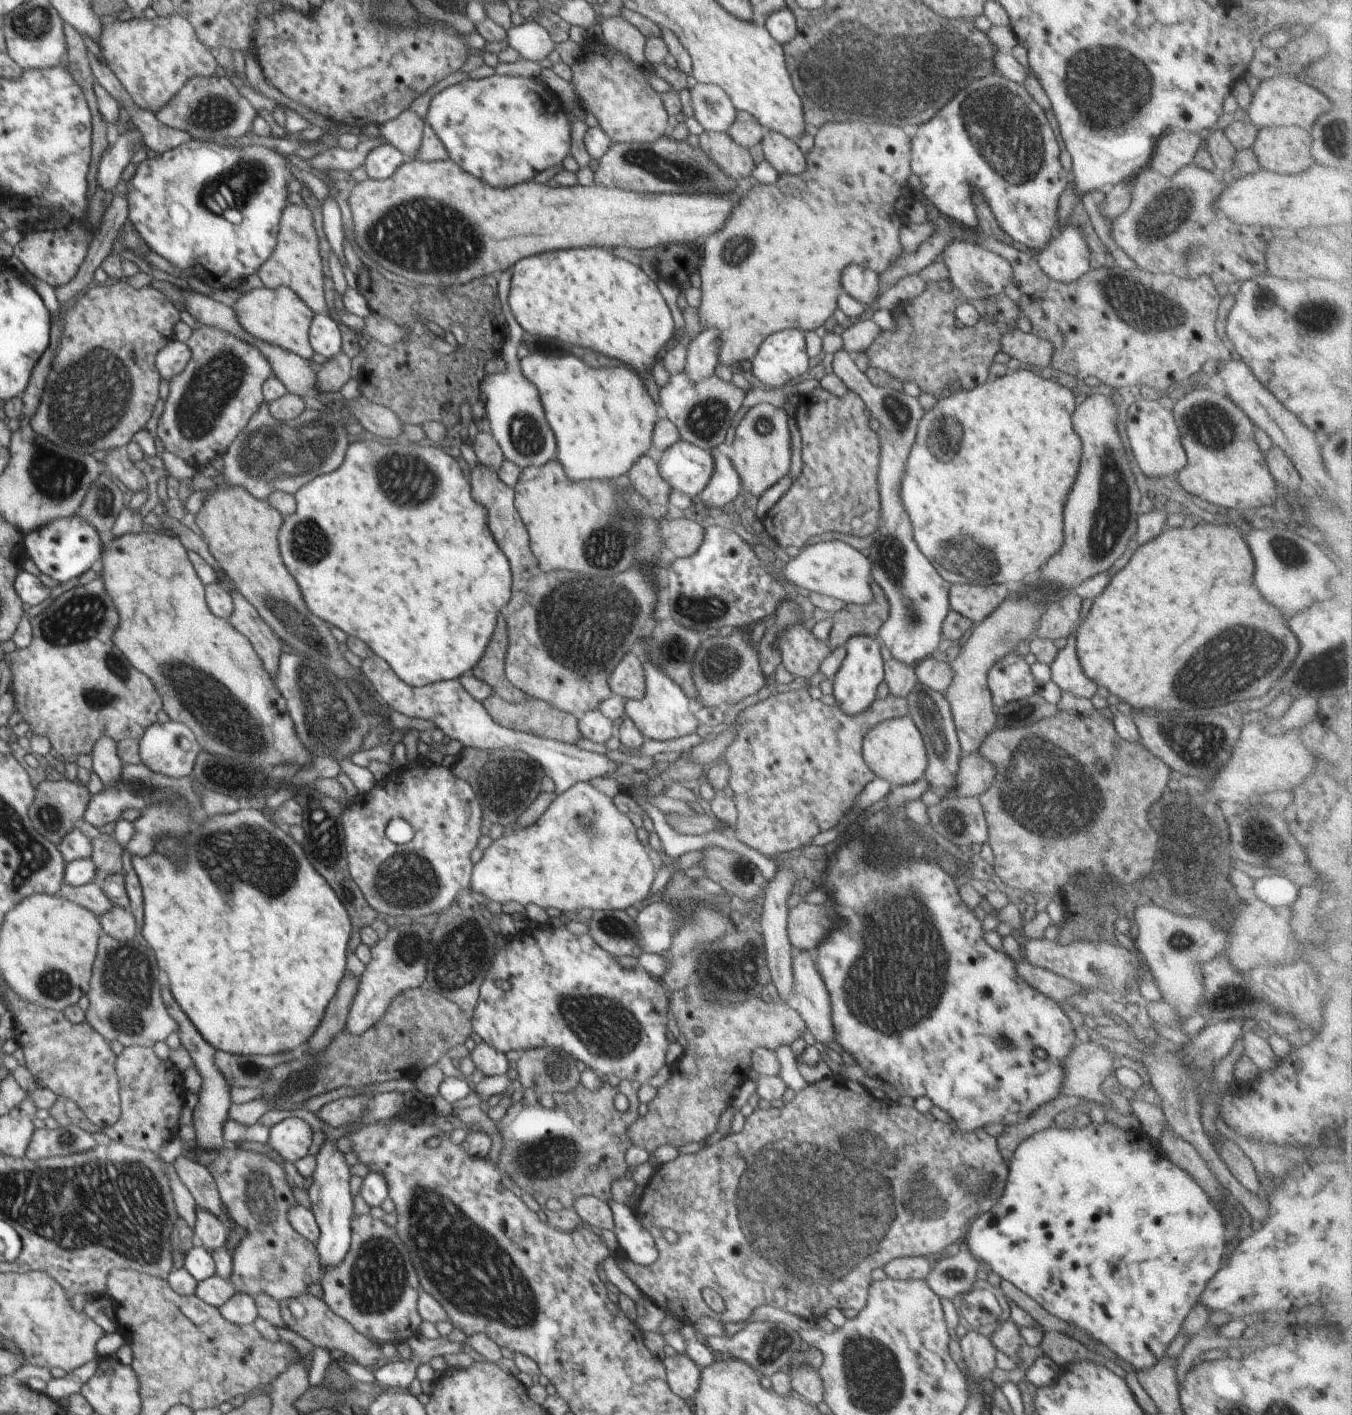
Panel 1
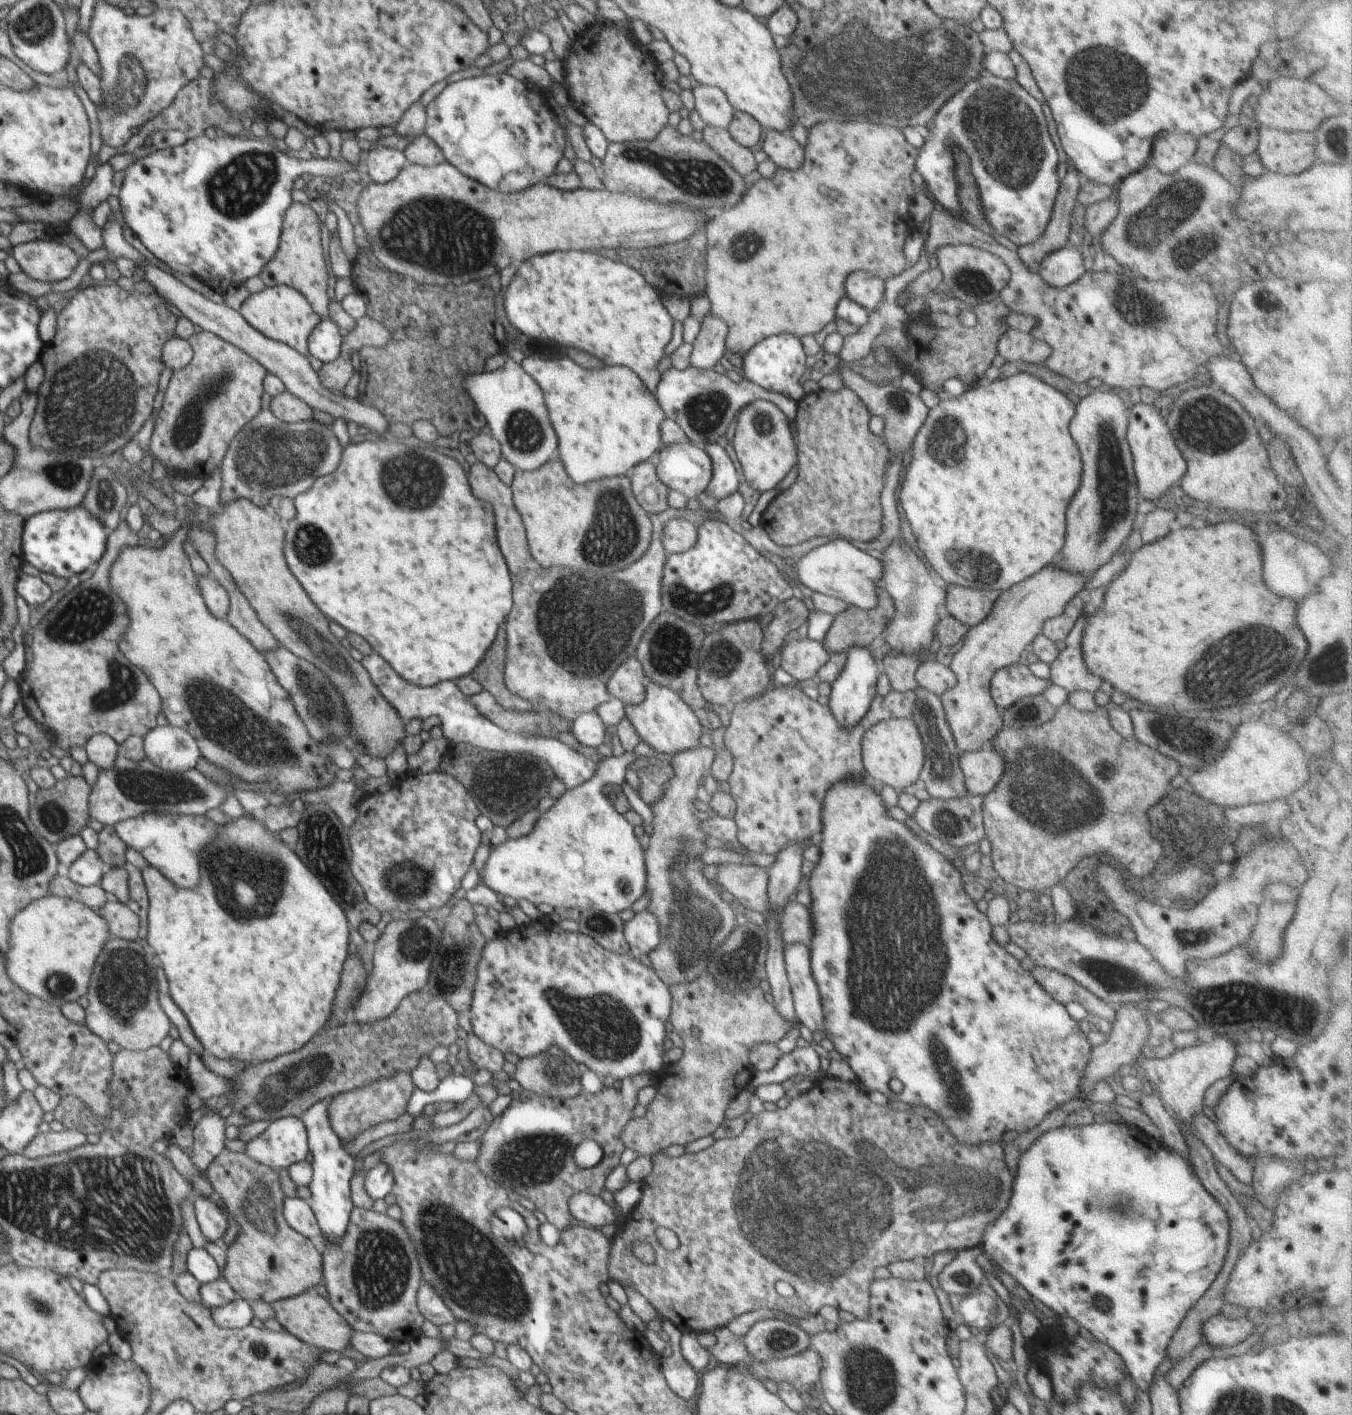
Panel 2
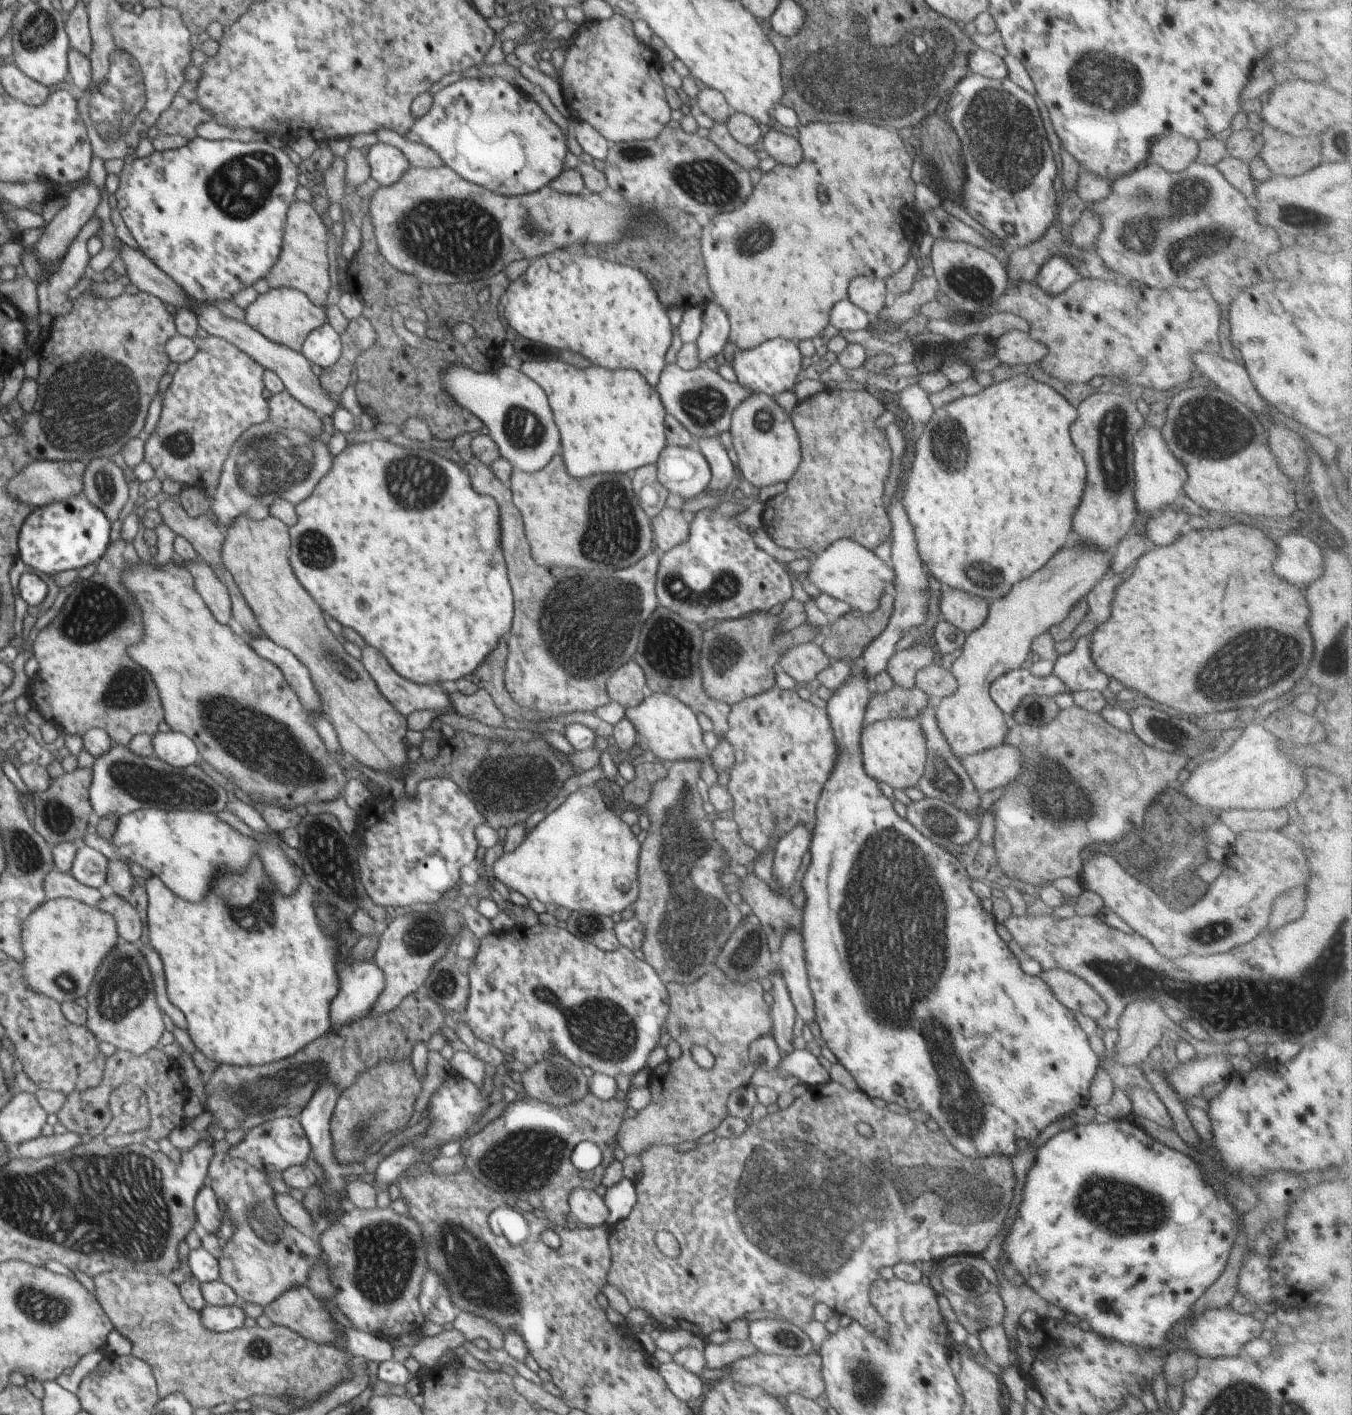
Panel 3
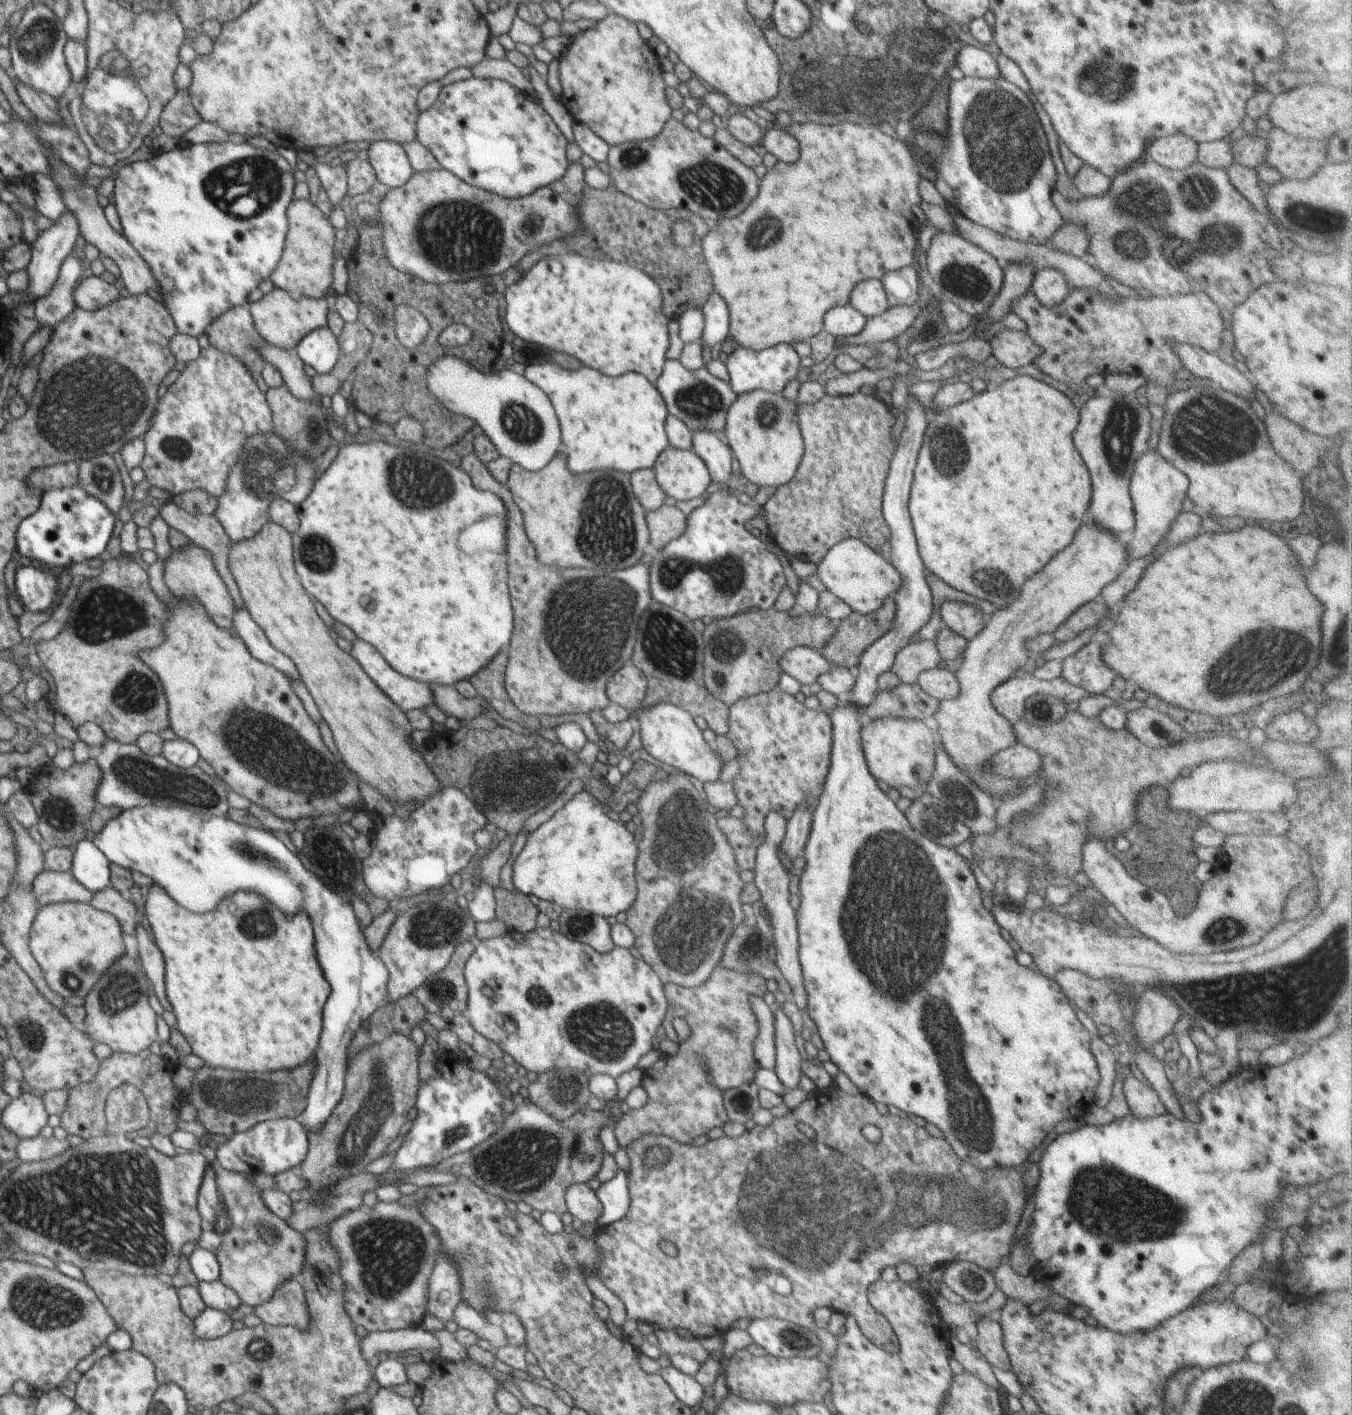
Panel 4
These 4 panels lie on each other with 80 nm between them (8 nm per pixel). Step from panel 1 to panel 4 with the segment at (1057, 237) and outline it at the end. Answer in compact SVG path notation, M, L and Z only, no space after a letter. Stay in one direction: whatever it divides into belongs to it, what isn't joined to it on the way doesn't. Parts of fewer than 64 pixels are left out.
M1054 268L1035 272L1030 288L1037 301L1050 308L1064 302L1071 291L1064 275Z

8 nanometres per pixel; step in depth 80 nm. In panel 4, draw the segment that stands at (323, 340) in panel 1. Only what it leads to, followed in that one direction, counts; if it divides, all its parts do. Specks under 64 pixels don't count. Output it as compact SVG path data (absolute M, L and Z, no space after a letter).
M322 327L301 338L294 352L300 360L316 370L318 376L328 374L339 361L337 336L328 327Z

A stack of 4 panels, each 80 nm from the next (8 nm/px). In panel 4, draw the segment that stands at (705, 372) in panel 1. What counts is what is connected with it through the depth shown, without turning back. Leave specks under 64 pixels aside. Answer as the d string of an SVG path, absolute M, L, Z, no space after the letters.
M714 288L701 309L705 322L702 340L712 348L729 335L729 310L726 301Z

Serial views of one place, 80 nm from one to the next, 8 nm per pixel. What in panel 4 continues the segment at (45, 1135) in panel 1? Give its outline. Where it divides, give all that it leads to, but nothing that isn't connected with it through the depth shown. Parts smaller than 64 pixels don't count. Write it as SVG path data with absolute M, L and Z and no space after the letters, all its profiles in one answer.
M40 1134L20 1140L18 1158L22 1163L40 1162L58 1156L68 1147L70 1145L66 1139L58 1140L54 1136L47 1138Z

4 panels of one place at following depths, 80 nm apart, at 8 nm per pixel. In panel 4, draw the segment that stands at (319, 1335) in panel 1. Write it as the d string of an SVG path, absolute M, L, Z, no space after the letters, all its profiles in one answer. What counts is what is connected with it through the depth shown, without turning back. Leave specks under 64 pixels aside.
M296 1277L280 1283L268 1302L253 1309L253 1314L268 1325L292 1325L304 1330L312 1321L305 1303L302 1280Z

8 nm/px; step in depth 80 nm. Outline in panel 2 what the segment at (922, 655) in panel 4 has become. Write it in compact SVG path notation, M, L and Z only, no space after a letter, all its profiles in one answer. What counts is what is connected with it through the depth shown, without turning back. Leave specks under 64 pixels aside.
M896 652L894 656L885 656L881 669L889 678L892 690L903 693L909 690L915 691L919 687L915 672L920 664L922 664L922 658Z

